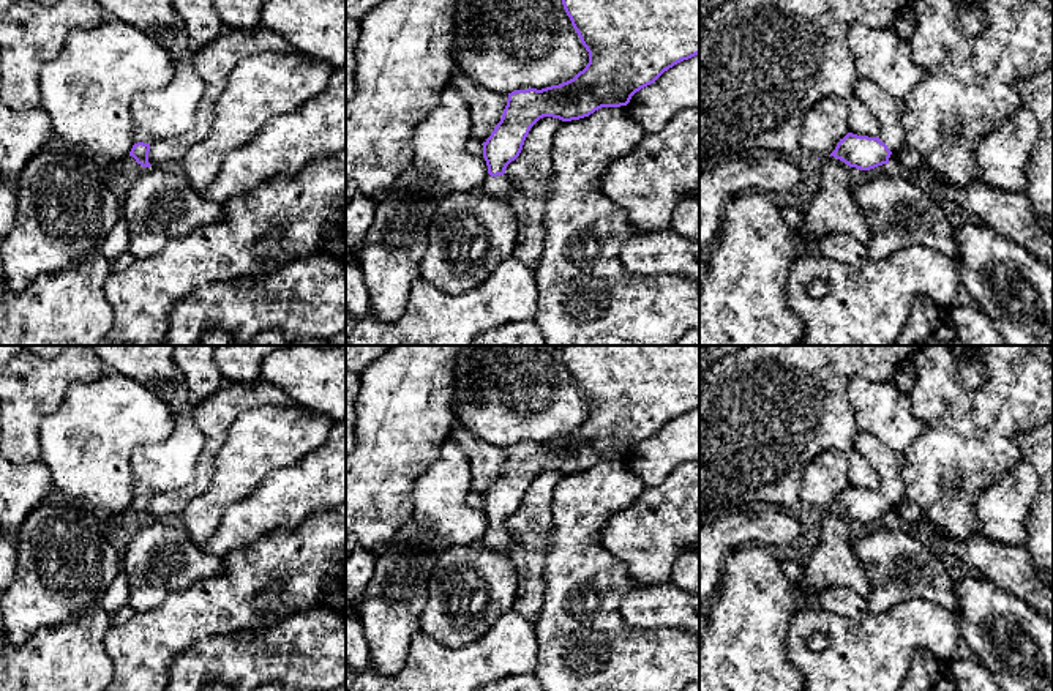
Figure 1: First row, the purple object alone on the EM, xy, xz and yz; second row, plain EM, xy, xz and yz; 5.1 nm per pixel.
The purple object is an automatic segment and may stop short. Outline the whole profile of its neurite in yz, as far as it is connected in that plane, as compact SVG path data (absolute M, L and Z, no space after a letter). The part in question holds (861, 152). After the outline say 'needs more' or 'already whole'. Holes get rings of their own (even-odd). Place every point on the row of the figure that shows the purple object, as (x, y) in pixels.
M857 77L854 85L856 96L876 117L879 136L857 136L848 133L829 155L849 167L870 170L882 164L889 164L894 151L905 145L903 109L905 104L886 95L875 84Z; needs more

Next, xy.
M161 44L174 60L174 76L171 82L158 90L142 90L137 92L131 103L133 115L133 137L134 145L129 156L136 159L142 167L150 167L148 151L150 145L158 139L180 137L188 133L196 123L197 104L205 92L205 84L193 65L193 58L182 58L169 52L169 49Z; needs more

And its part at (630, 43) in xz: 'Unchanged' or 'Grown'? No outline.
Grown

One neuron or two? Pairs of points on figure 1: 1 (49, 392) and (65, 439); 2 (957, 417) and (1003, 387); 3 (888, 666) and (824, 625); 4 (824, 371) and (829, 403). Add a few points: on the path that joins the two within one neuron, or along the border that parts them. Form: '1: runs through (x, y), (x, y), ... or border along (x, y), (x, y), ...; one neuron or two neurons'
1: border along (76, 380), (62, 403), (41, 422), (41, 447); two neurons
2: runs through (968, 417), (973, 417), (992, 398); one neuron
3: runs through (872, 663), (840, 631); one neuron
4: runs through (824, 379), (824, 385), (831, 392), (829, 395); one neuron

